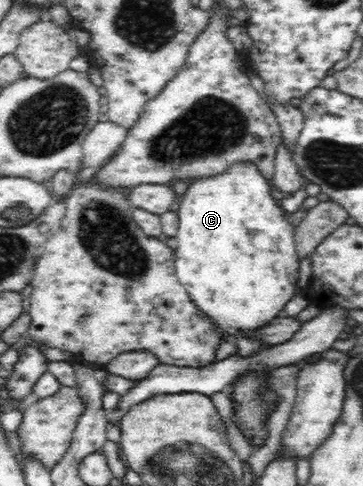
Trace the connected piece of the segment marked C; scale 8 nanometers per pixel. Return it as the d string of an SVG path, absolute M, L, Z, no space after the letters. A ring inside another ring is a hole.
M244 161L234 164L228 171L222 172L222 174L216 174L216 176L208 176L208 178L202 178L202 180L194 179L192 186L188 188L188 192L184 194L184 198L180 198L179 205L176 212L178 213L179 226L176 238L176 263L175 263L175 276L186 287L189 297L194 301L194 304L198 305L198 310L204 312L215 324L218 332L223 334L225 339L229 339L236 345L236 356L243 356L244 358L250 358L258 352L267 347L260 341L254 341L250 339L248 335L244 335L244 332L250 332L250 330L258 330L262 326L266 326L272 318L276 318L282 312L282 308L290 302L290 299L295 295L295 291L298 289L296 282L298 282L298 267L299 258L298 251L294 247L294 232L292 232L292 226L288 224L288 219L284 216L284 209L280 208L274 198L270 196L270 184L264 180L261 172L258 171L258 166L246 163Z

